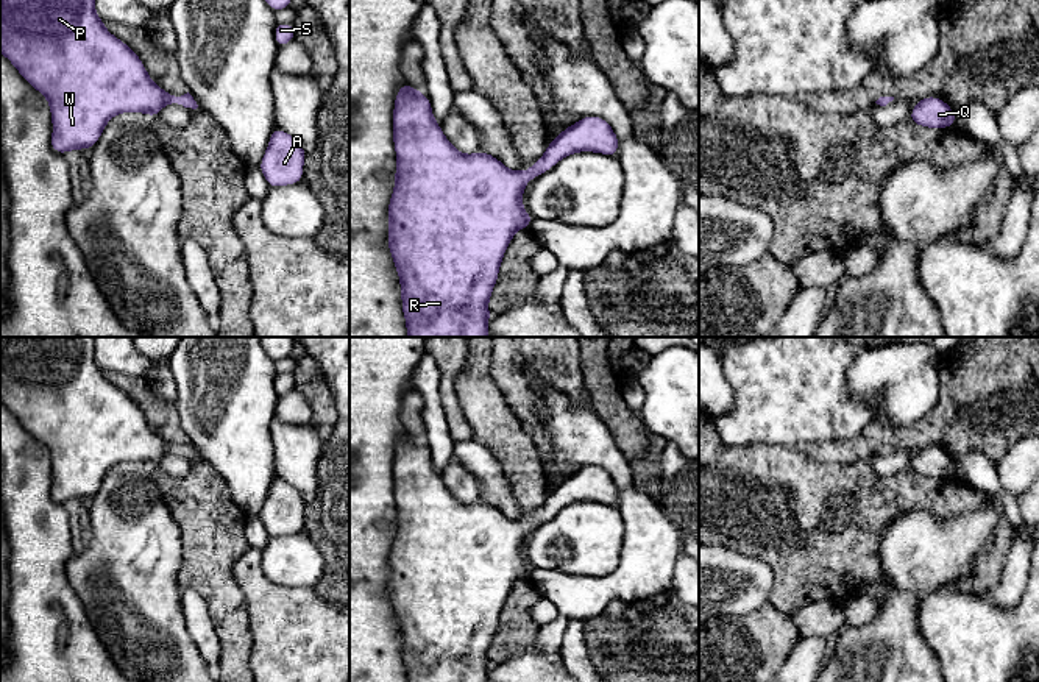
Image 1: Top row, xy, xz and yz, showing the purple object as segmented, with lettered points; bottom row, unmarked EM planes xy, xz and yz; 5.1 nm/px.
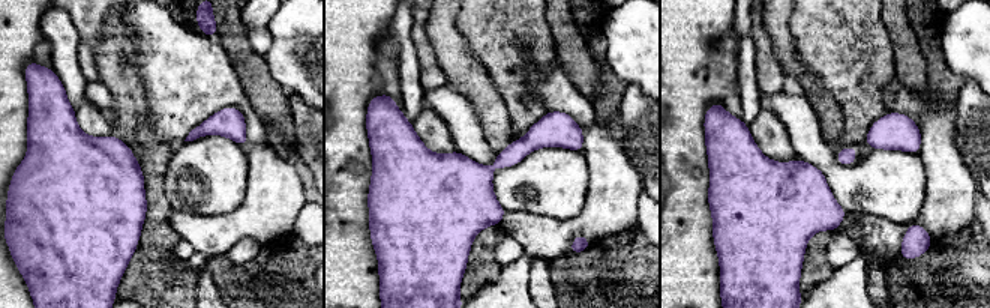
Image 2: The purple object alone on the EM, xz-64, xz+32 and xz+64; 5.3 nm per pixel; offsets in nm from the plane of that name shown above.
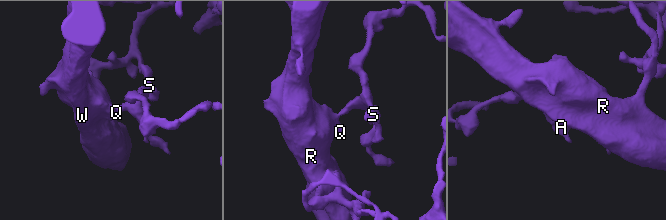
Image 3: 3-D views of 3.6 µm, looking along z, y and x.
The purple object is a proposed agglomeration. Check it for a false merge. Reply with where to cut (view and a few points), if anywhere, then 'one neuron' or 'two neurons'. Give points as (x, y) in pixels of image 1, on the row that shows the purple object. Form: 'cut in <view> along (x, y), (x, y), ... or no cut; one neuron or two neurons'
no cut; one neuron

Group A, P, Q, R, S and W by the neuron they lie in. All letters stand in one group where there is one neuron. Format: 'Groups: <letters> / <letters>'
Groups: A P Q R S W

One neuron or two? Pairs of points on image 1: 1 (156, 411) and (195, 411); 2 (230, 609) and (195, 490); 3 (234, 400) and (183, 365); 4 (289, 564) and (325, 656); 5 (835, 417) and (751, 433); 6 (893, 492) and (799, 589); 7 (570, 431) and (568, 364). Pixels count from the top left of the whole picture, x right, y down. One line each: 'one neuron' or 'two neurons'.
1: two neurons
2: one neuron
3: one neuron
4: two neurons
5: one neuron
6: one neuron
7: two neurons

